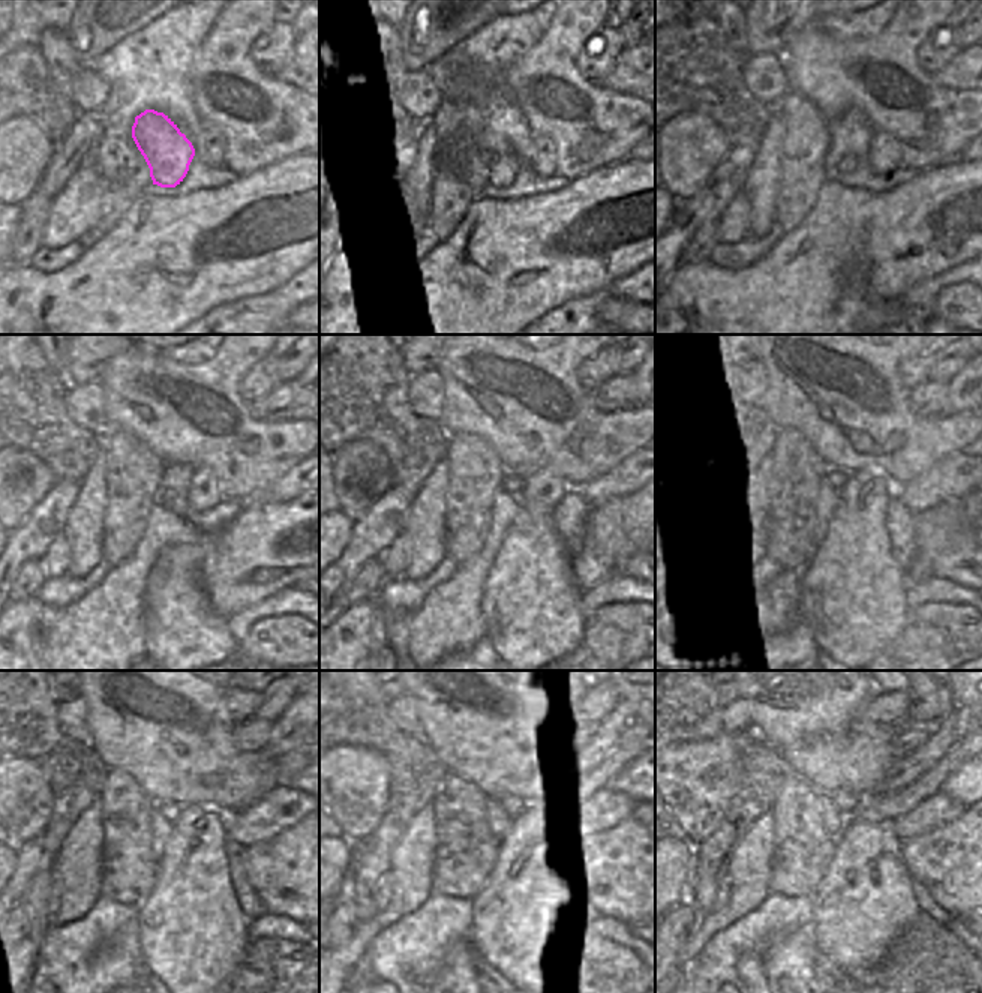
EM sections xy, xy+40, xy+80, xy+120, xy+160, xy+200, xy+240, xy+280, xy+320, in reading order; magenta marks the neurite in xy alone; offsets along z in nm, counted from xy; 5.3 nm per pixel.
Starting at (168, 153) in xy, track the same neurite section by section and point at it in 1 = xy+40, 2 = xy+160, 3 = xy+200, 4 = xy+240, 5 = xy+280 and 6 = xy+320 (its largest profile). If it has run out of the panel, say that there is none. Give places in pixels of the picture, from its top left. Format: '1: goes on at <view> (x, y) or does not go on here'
1: goes on at xy+40 (504, 165)
2: goes on at xy+160 (502, 477)
3: goes on at xy+200 (838, 477)
4: goes on at xy+240 (170, 810)
5: goes on at xy+280 (510, 804)
6: goes on at xy+320 (846, 801)

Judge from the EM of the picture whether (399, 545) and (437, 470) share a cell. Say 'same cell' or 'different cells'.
different cells

